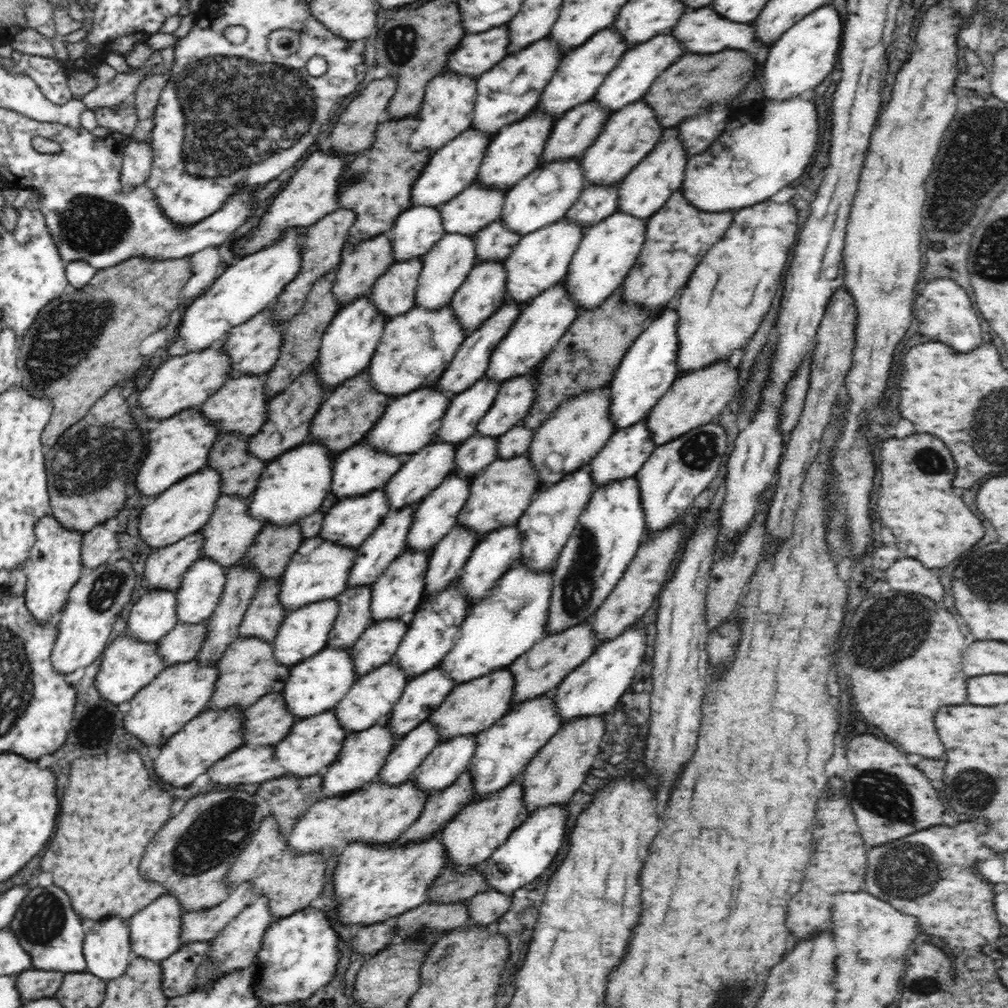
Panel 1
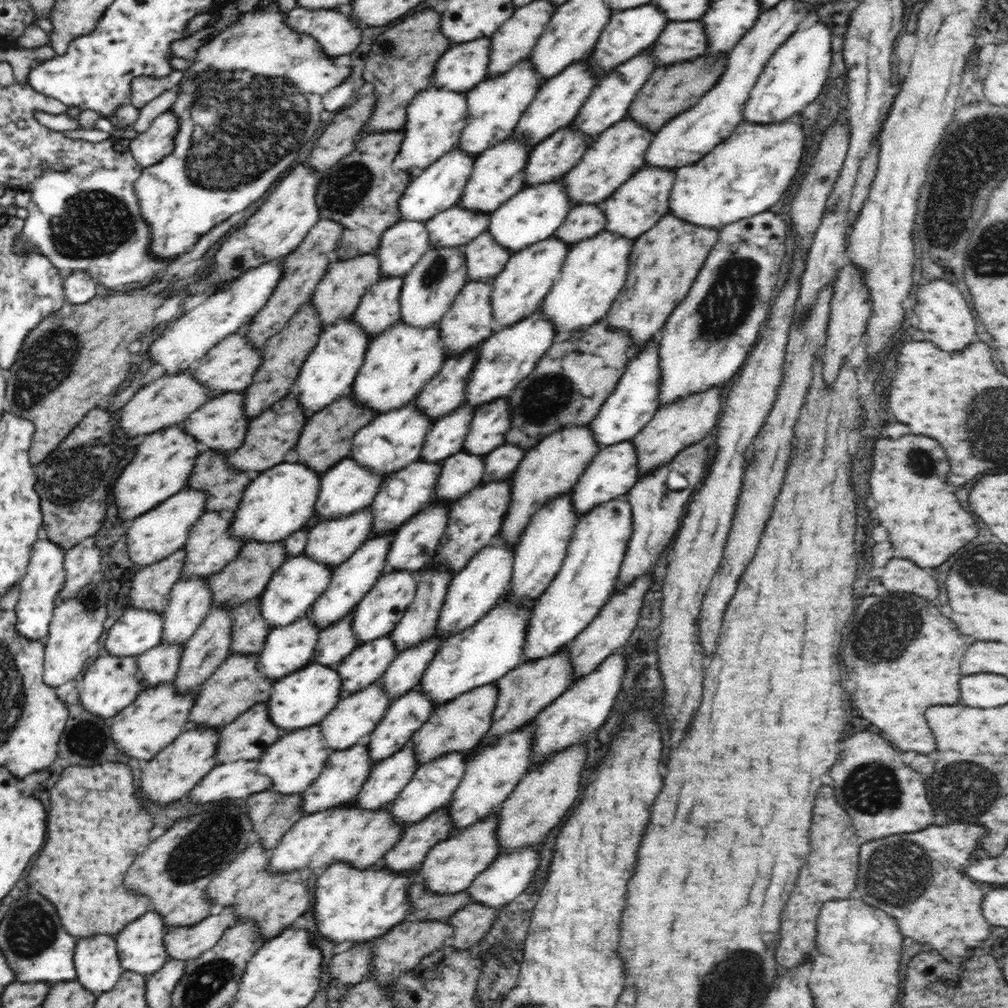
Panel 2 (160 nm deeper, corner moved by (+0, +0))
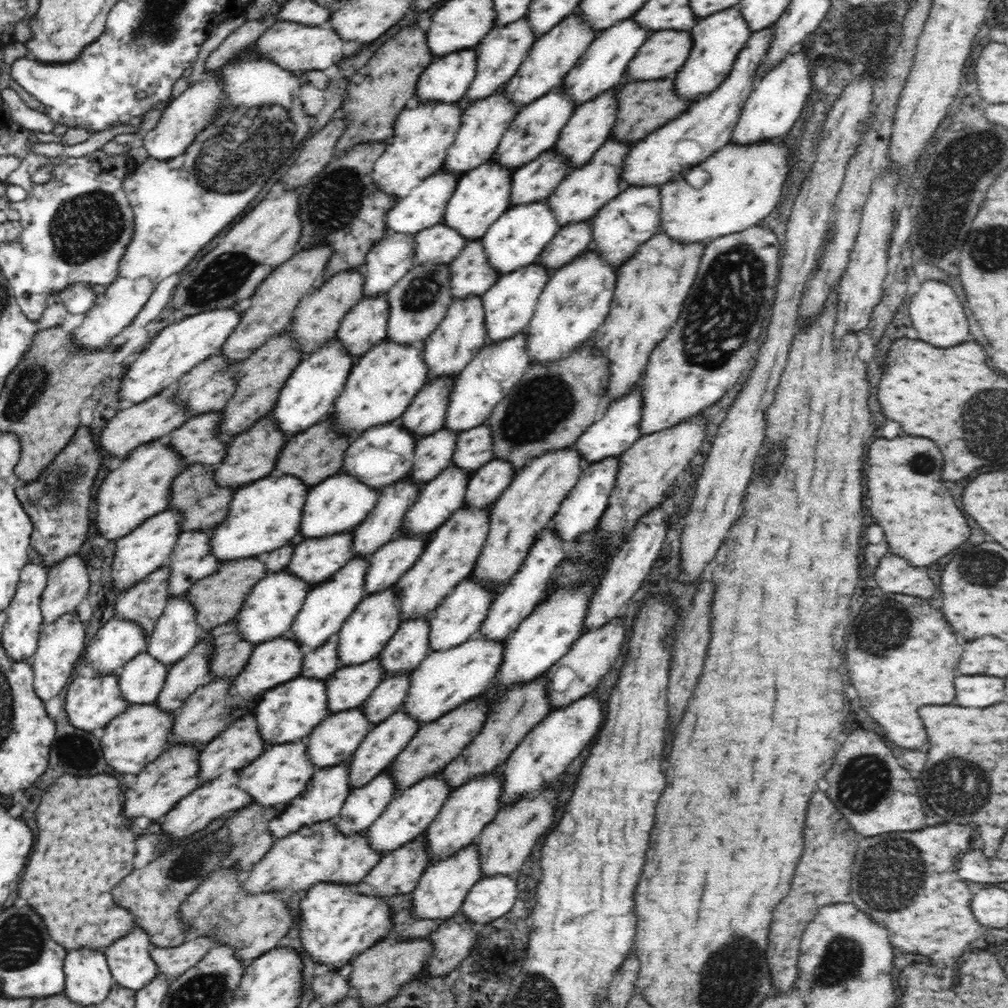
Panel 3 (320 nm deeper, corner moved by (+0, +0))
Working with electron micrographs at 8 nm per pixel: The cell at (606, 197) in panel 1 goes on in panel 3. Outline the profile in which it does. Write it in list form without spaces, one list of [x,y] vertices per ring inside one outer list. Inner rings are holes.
[[[590,220],[574,223],[562,227],[540,253],[539,264],[546,270],[554,272],[570,264],[576,256],[580,256],[582,252],[591,248],[593,235]]]

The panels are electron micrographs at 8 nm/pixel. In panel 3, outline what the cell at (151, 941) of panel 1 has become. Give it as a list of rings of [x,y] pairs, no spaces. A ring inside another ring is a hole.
[[[139,926],[112,942],[104,953],[113,981],[122,988],[137,991],[154,980],[159,972],[150,958],[151,948],[147,934]]]

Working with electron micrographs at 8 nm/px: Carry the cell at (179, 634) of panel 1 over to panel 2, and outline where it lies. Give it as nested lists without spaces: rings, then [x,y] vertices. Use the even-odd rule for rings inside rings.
[[[161,643],[136,657],[137,676],[144,688],[160,686],[174,680],[184,647],[184,645]]]

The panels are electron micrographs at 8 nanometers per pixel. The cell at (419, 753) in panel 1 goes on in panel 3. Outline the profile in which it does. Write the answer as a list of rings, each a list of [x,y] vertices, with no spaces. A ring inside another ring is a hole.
[[[384,770],[366,786],[353,789],[347,796],[340,814],[335,818],[336,828],[344,836],[365,832],[398,792],[393,776],[389,770]]]

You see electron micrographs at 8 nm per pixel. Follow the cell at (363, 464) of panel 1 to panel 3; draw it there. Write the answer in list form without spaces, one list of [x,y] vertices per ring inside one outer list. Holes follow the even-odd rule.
[[[341,471],[334,476],[328,476],[320,484],[316,484],[308,491],[302,511],[299,532],[304,538],[322,538],[340,532],[353,530],[362,524],[370,511],[378,502],[379,490],[370,488],[357,478]]]

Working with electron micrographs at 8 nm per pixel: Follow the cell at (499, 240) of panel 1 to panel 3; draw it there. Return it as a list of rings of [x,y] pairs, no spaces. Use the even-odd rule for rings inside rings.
[[[480,239],[468,242],[449,267],[454,299],[466,298],[472,294],[483,295],[500,276],[490,266]]]

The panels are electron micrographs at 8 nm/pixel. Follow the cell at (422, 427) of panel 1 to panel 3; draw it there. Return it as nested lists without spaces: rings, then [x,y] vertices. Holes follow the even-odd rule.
[[[397,419],[390,422],[390,424],[368,428],[368,430],[364,430],[353,437],[348,450],[343,456],[341,470],[367,484],[370,488],[376,488],[377,490],[408,476],[414,462],[415,442],[418,437],[403,428],[401,421]]]

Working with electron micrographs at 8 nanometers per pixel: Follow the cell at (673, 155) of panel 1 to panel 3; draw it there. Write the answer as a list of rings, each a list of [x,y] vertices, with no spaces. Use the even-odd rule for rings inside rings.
[[[630,186],[605,204],[591,218],[593,242],[591,248],[610,266],[618,269],[628,262],[638,246],[655,236],[661,229],[660,186]]]

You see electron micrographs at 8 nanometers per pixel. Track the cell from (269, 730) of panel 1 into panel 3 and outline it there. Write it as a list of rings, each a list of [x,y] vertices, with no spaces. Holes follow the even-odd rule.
[[[250,712],[248,716],[242,716],[240,720],[236,719],[236,722],[232,726],[216,735],[214,740],[210,740],[208,744],[201,748],[198,773],[201,784],[218,778],[226,770],[243,769],[244,766],[248,766],[250,762],[254,762],[266,750],[267,745],[258,732],[257,720],[252,714],[254,713]]]

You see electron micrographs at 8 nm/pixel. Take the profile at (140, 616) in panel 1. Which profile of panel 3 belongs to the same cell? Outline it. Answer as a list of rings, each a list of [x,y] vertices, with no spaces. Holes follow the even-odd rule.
[[[110,619],[86,644],[82,671],[91,668],[88,672],[93,674],[116,673],[132,657],[146,651],[148,638],[150,635],[144,635],[135,622]]]

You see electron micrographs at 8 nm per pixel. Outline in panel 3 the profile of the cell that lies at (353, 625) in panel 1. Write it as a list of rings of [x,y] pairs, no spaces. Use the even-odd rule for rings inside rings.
[[[336,636],[330,638],[318,649],[306,651],[300,671],[301,676],[325,681],[342,666],[337,651],[338,638]]]

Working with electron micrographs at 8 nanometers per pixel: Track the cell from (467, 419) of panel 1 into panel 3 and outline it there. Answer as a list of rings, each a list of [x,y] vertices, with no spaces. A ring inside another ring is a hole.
[[[443,427],[415,442],[414,462],[406,477],[425,485],[452,464],[458,432]]]

